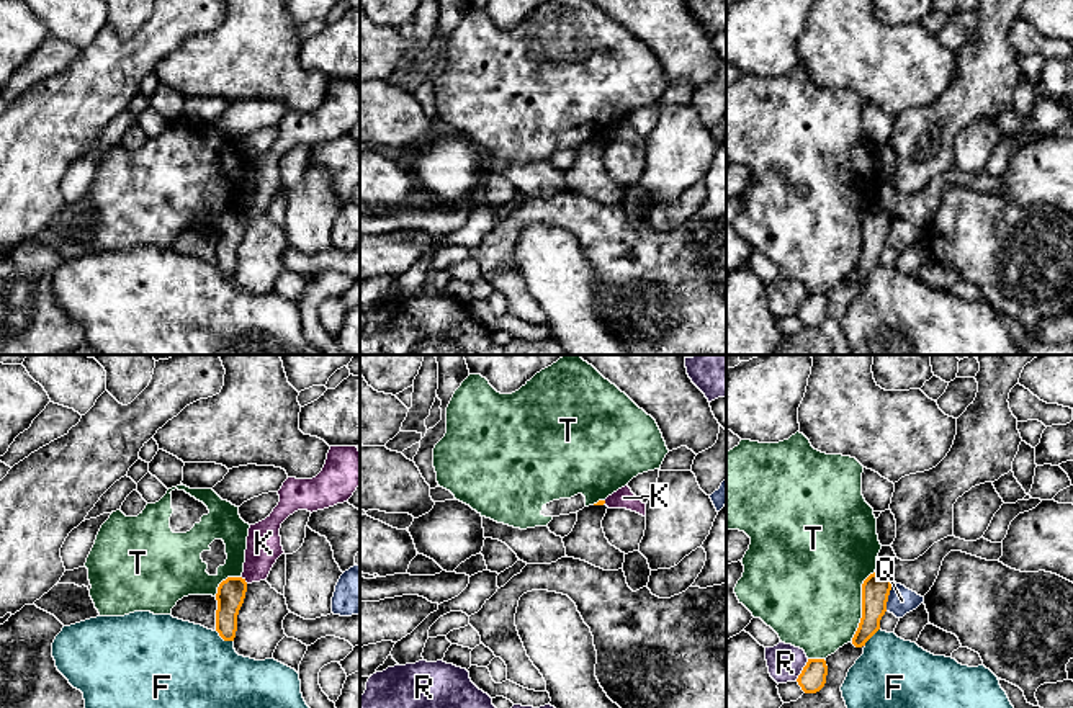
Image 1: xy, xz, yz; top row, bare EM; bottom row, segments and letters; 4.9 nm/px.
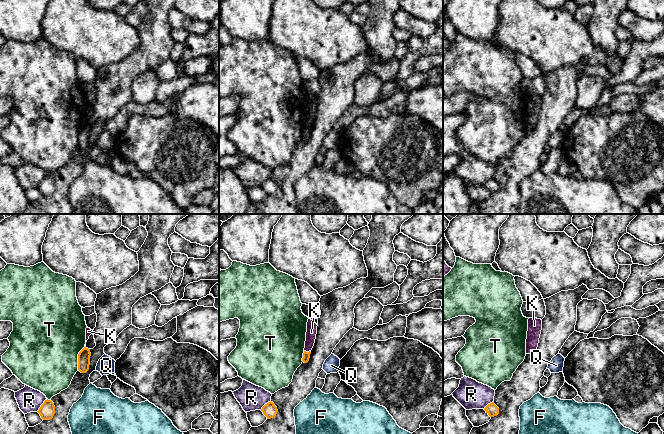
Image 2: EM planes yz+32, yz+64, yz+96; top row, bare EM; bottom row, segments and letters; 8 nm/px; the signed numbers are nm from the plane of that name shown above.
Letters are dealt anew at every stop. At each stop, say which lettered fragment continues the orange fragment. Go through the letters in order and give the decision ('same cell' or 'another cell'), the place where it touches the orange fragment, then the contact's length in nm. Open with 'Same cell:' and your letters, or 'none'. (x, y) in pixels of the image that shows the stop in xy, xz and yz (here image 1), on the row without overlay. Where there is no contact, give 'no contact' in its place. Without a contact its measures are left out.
Same cell: none
F: another cell; meets orange in xy at (224, 273); contact 110 nm long
K: another cell; meets orange in xy at (244, 213); contact 50 nm long
Q: another cell; meets orange in yz at (887, 233); contact 120 nm long
R: another cell; meets orange in yz at (802, 304); contact 130 nm long
T: another cell; meets orange in yz at (862, 239); contact 360 nm long

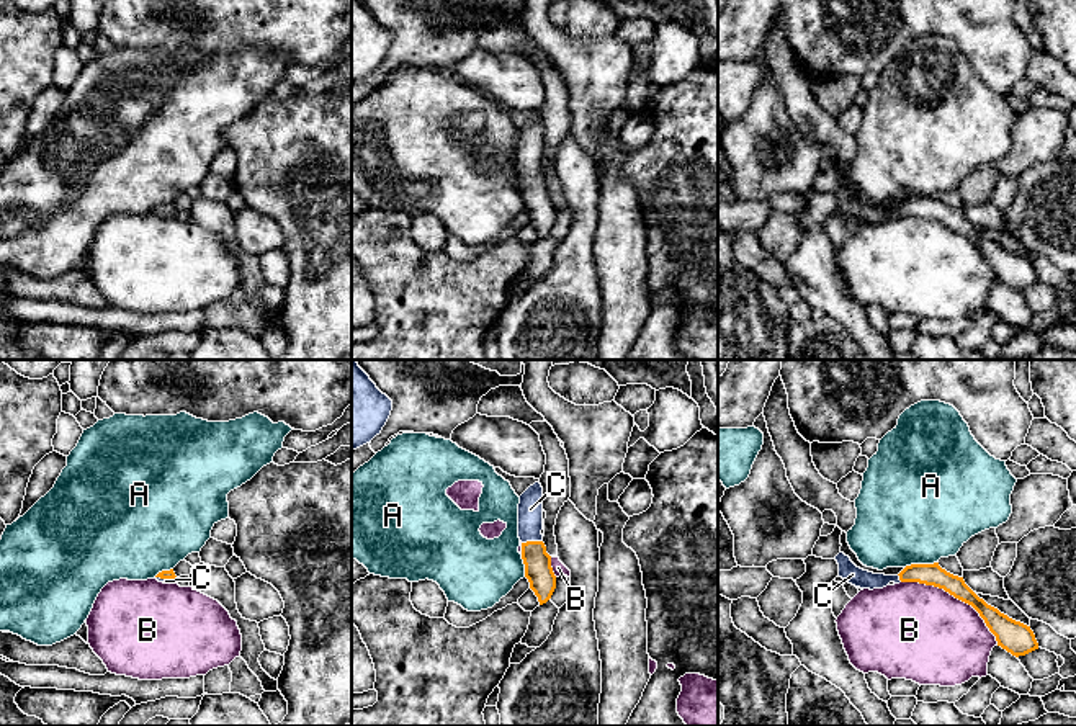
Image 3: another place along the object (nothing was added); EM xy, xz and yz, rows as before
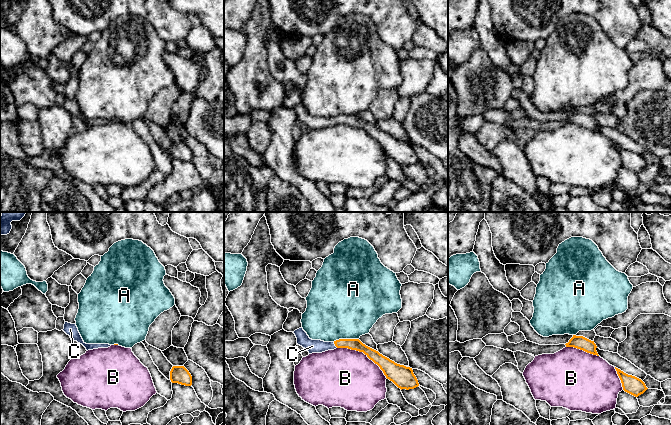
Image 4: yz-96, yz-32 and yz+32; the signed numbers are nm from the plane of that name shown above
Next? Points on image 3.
Same cell: C
A: another cell; meets orange in yz at (919, 198); contact 160 nm long
B: another cell; meets orange in yz at (955, 231); contact 550 nm long
C: same cell; meets orange in xz at (532, 175); contact 110 nm long

